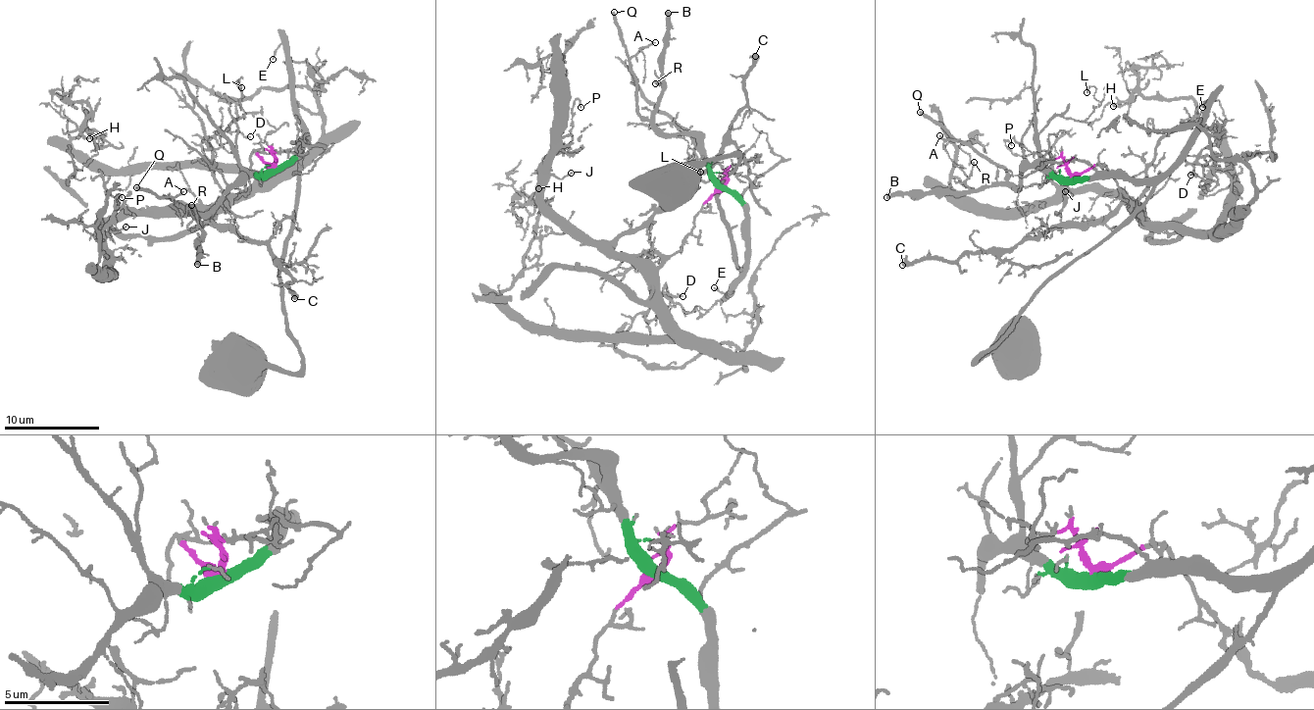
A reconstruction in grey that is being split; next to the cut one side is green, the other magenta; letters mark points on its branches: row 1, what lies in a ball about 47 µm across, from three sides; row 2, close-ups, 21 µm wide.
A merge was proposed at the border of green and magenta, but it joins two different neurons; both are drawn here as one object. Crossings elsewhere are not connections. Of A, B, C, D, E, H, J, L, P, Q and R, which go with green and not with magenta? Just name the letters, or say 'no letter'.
A, B, E, L, Q, R

